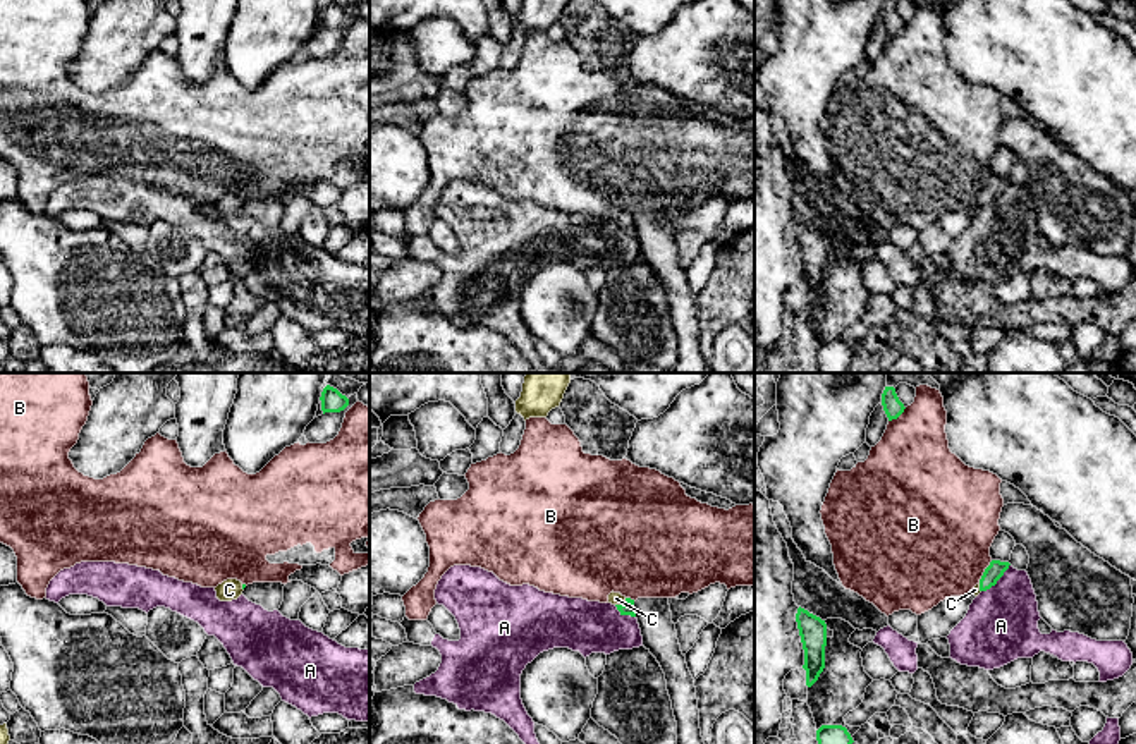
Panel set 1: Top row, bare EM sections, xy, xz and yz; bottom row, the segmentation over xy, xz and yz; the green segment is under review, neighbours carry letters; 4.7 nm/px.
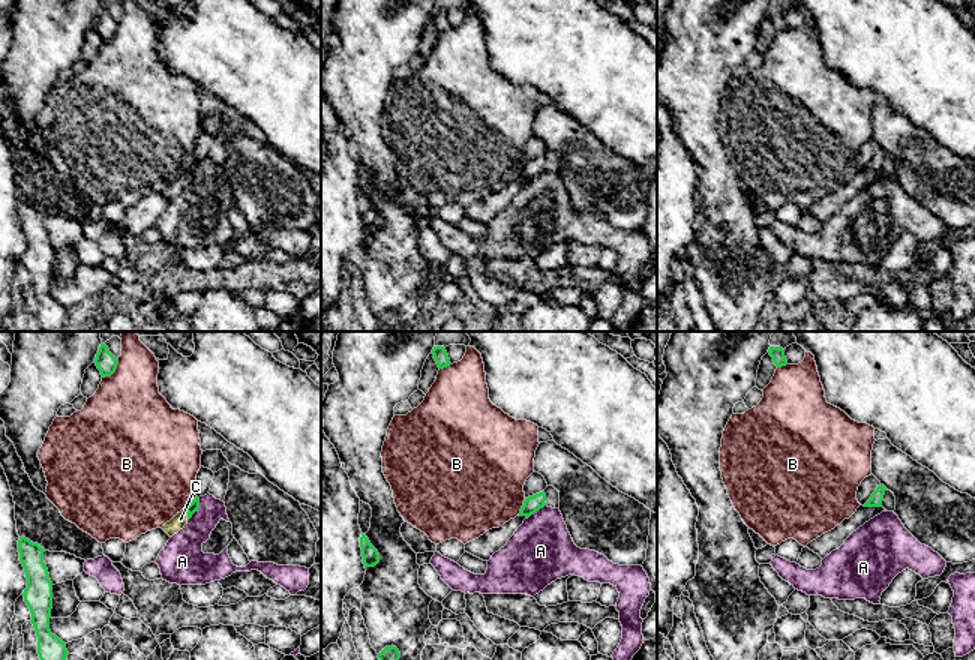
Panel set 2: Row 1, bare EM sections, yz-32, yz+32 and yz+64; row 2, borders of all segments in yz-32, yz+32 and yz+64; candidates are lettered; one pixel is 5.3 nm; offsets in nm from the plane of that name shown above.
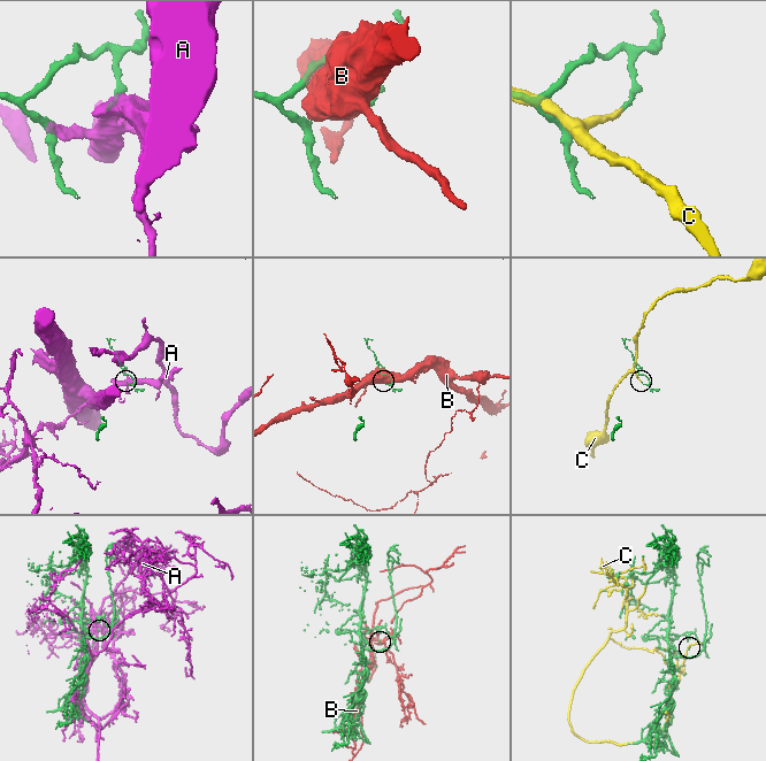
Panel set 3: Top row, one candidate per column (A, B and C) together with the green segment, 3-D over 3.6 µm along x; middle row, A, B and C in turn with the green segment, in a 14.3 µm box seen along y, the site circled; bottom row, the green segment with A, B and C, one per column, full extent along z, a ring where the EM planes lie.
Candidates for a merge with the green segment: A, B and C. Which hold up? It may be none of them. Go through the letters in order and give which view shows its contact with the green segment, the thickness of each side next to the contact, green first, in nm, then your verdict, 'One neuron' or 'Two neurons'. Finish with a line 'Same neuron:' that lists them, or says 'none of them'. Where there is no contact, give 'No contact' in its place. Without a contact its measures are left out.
A: Touches green in yz. Thickness 80 nm (green) against 340 nm. Two neurons
B: Touches green in yz. Thickness 80 nm (green) against 480 nm. Two neurons
C: Touches green in xz. Thickness 60 nm (green) against 60 nm. One neuron
Same neuron: C

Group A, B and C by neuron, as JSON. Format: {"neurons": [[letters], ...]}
{"neurons": [["A"], ["B"], ["C"]]}

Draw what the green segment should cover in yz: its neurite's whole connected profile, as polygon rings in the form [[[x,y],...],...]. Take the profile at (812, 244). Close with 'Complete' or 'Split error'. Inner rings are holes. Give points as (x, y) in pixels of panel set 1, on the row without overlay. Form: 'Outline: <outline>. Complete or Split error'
Outline: [[[801,222],[796,237],[804,265],[806,301],[811,302],[825,284],[827,239]]]. Complete

